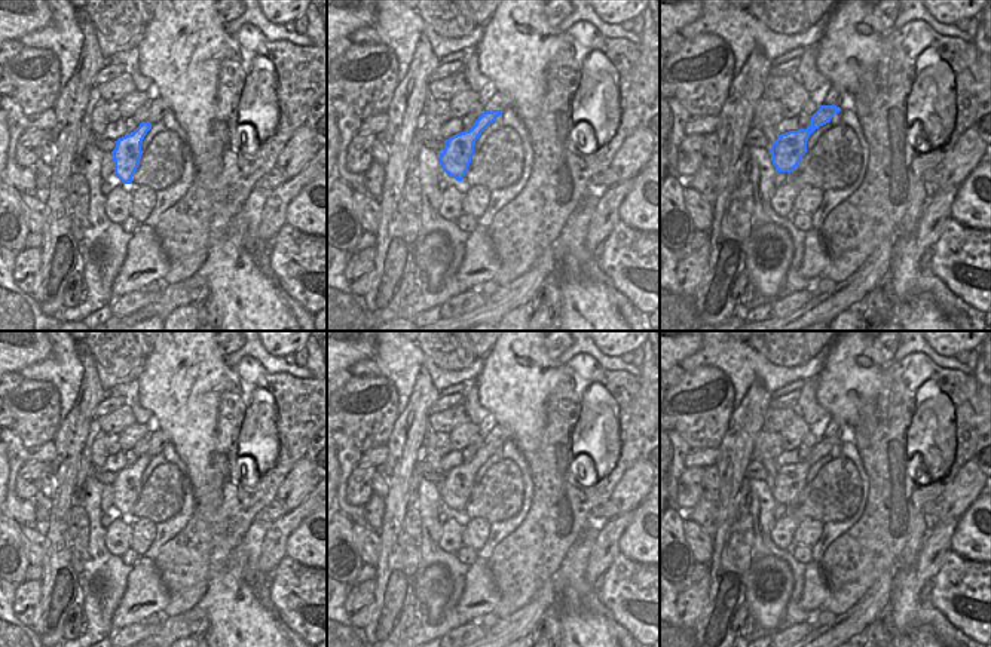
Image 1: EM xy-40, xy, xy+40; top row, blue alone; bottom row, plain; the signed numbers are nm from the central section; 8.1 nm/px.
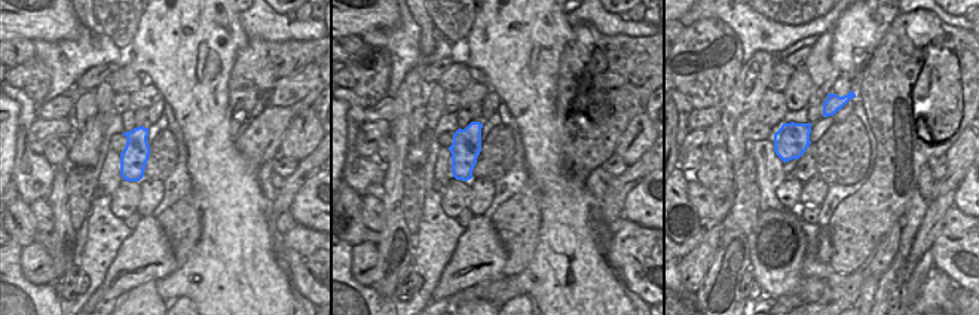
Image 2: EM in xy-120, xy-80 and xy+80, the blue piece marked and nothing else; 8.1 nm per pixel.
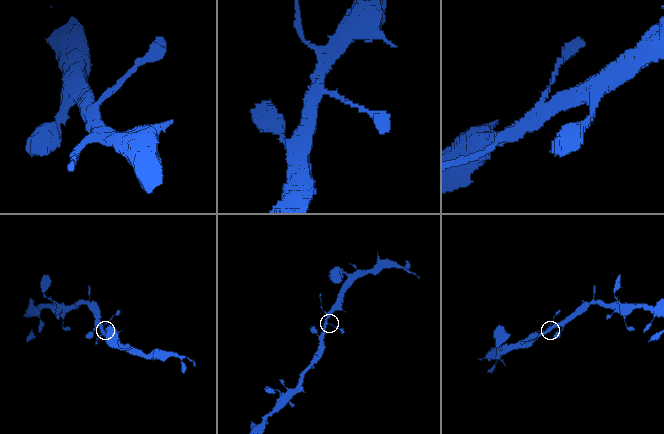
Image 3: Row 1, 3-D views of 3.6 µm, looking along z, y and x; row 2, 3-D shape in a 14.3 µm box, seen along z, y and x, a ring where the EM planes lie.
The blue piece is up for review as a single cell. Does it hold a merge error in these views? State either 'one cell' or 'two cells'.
one cell

